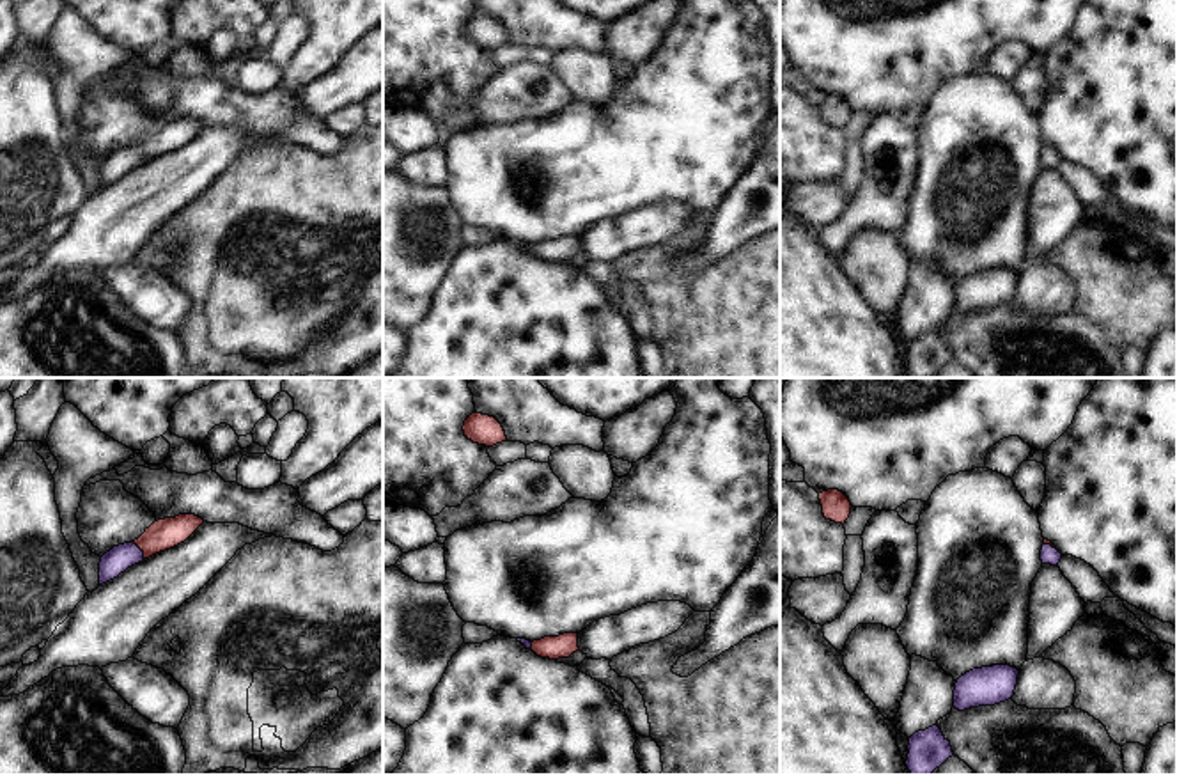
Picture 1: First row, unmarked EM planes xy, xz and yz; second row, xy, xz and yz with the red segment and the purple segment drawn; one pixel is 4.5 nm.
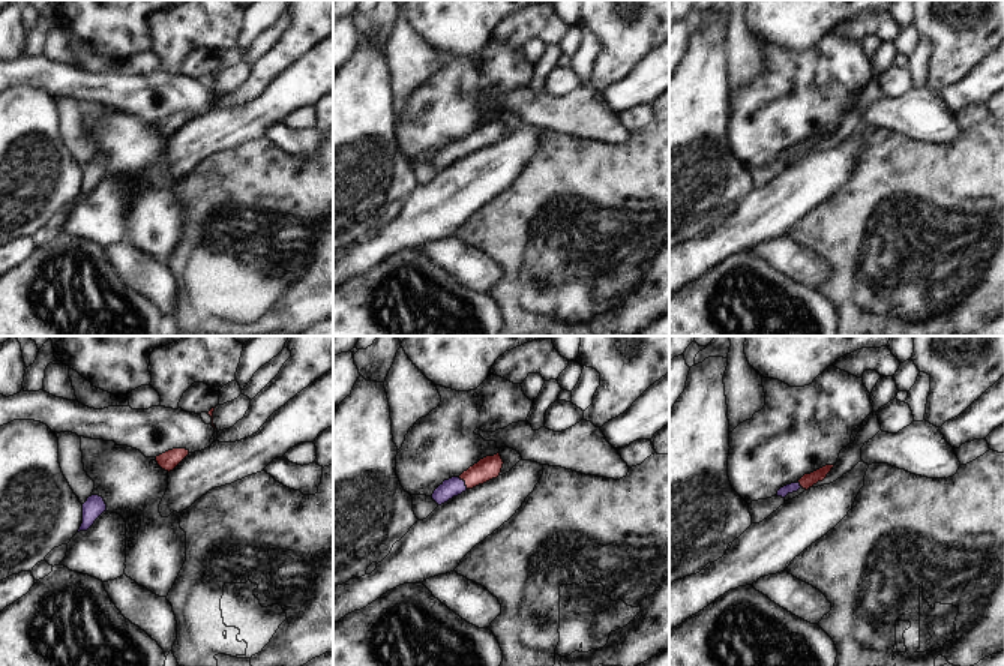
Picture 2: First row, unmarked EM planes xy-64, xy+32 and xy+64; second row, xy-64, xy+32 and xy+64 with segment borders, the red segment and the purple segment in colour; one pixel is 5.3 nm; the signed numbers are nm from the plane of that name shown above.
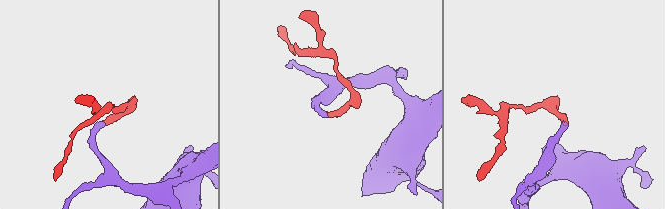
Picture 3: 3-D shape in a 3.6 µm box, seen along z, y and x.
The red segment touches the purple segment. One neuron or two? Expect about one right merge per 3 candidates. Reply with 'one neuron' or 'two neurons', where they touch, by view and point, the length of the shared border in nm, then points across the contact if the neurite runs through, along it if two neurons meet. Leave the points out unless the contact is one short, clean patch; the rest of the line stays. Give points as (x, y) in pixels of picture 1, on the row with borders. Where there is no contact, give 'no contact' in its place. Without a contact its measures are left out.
one neuron; meets red in xy at (140, 548); contact 100 nm long; runs through xy (163, 534), (140, 548), (121, 557)

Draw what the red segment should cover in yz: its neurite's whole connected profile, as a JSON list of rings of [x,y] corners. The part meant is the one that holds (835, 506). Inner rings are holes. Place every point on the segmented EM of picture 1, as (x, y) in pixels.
[[[838,489],[822,491],[819,493],[819,500],[821,500],[822,514],[826,520],[831,520],[842,525],[846,523],[853,505],[842,491]]]

